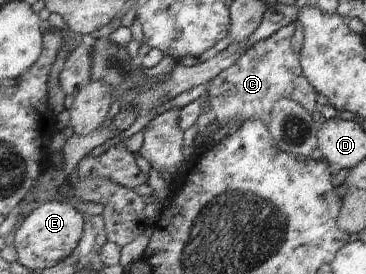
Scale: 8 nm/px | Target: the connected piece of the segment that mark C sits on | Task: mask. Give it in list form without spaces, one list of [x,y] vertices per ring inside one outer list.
[[[292,22],[281,27],[271,36],[249,47],[233,66],[212,80],[208,88],[211,115],[221,129],[231,122],[244,121],[251,117],[267,122],[274,110],[274,104],[281,99],[295,100],[309,112],[315,110],[318,92],[306,77],[302,55],[292,47],[295,33],[295,24]]]

